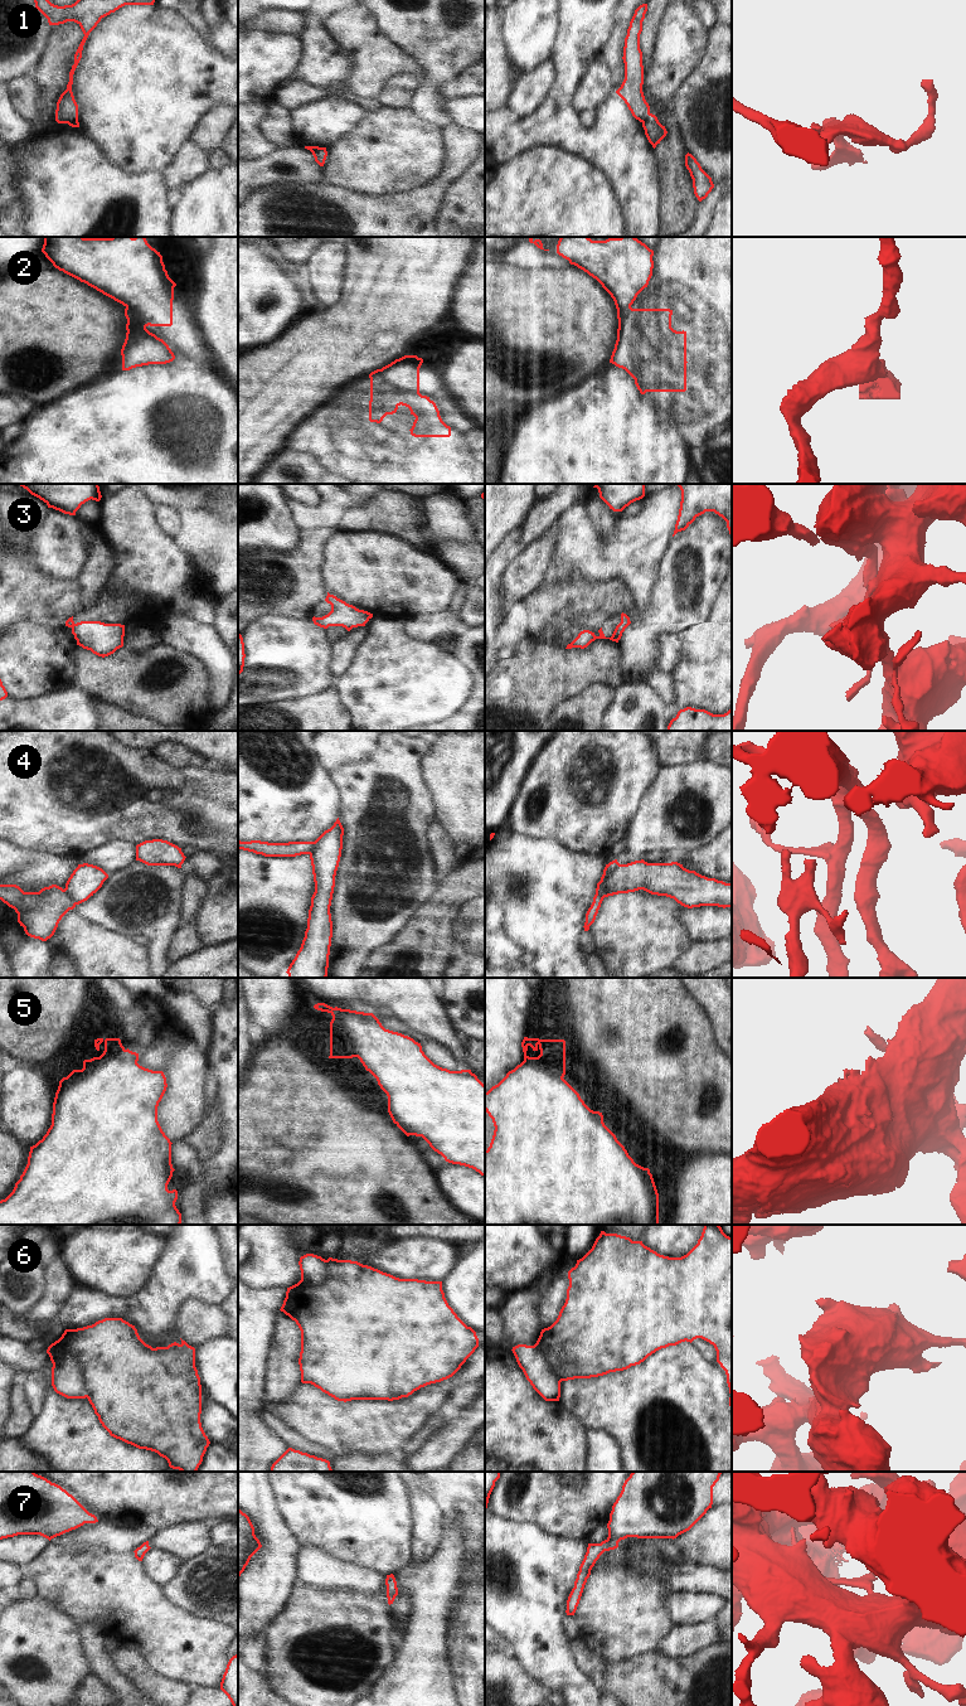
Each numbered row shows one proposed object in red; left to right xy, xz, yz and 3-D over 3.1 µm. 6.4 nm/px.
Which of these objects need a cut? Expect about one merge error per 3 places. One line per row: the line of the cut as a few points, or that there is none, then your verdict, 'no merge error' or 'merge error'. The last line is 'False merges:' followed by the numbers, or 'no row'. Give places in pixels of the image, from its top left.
1: cut yz (650, 114), (642, 122); merge error
2: cut xz (379, 369), (379, 376), (386, 382), (418, 393); merge error
3: cut none; no merge error
4: cut yz (620, 864), (602, 876); merge error
5: cut none; no merge error
6: cut xy (56, 1361), (71, 1357), (77, 1362), (87, 1396); merge error
7: cut none; no merge error
False merges: 1, 2, 4, 6

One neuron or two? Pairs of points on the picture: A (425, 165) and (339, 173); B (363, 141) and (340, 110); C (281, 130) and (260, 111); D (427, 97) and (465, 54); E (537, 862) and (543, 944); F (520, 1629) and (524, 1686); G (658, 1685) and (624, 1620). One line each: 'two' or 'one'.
A: one
B: two
C: two
D: one
E: one
F: two
G: two

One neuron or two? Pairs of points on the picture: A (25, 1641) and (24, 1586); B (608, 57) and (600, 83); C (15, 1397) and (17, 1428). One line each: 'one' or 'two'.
A: two
B: two
C: one

